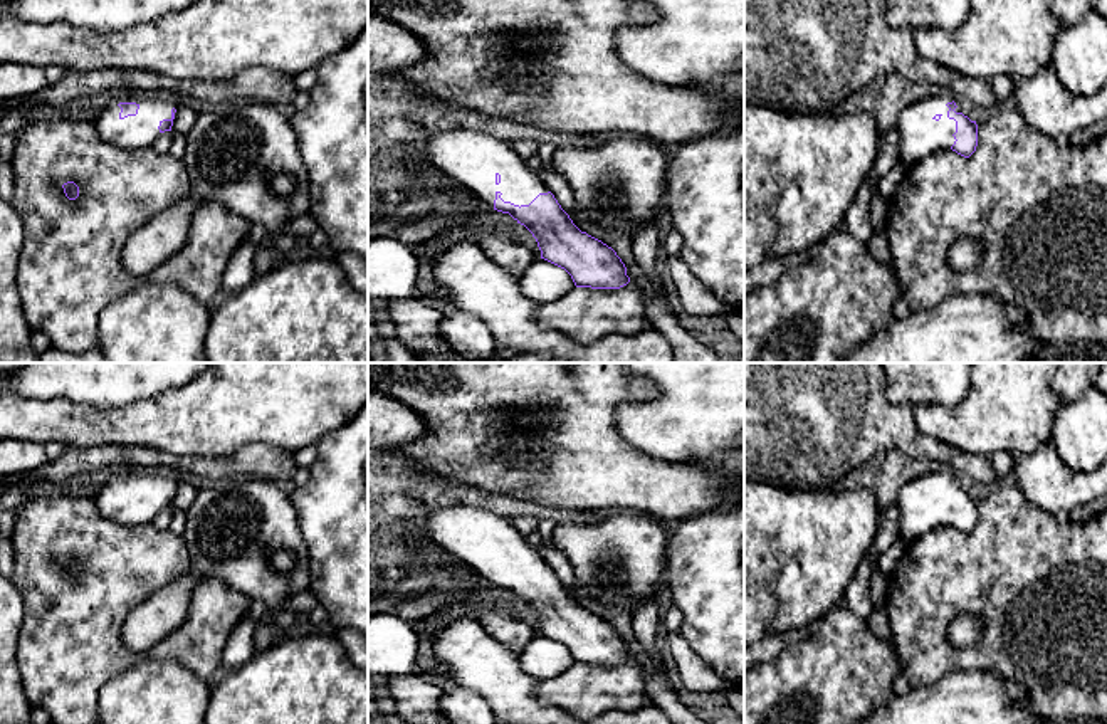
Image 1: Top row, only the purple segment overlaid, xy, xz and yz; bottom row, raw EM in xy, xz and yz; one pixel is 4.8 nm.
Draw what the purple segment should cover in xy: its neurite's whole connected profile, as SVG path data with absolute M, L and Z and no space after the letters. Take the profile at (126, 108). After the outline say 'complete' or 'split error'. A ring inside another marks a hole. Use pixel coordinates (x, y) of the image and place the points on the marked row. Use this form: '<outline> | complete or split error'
M116 94L116 97L92 121L97 134L114 148L144 150L151 148L161 133L171 131L176 113L175 106L175 101L166 101L155 94Z | split error

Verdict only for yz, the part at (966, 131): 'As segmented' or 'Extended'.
Extended

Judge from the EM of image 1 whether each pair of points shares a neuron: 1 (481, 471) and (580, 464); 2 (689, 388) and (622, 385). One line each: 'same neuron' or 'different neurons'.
1: same neuron
2: different neurons

